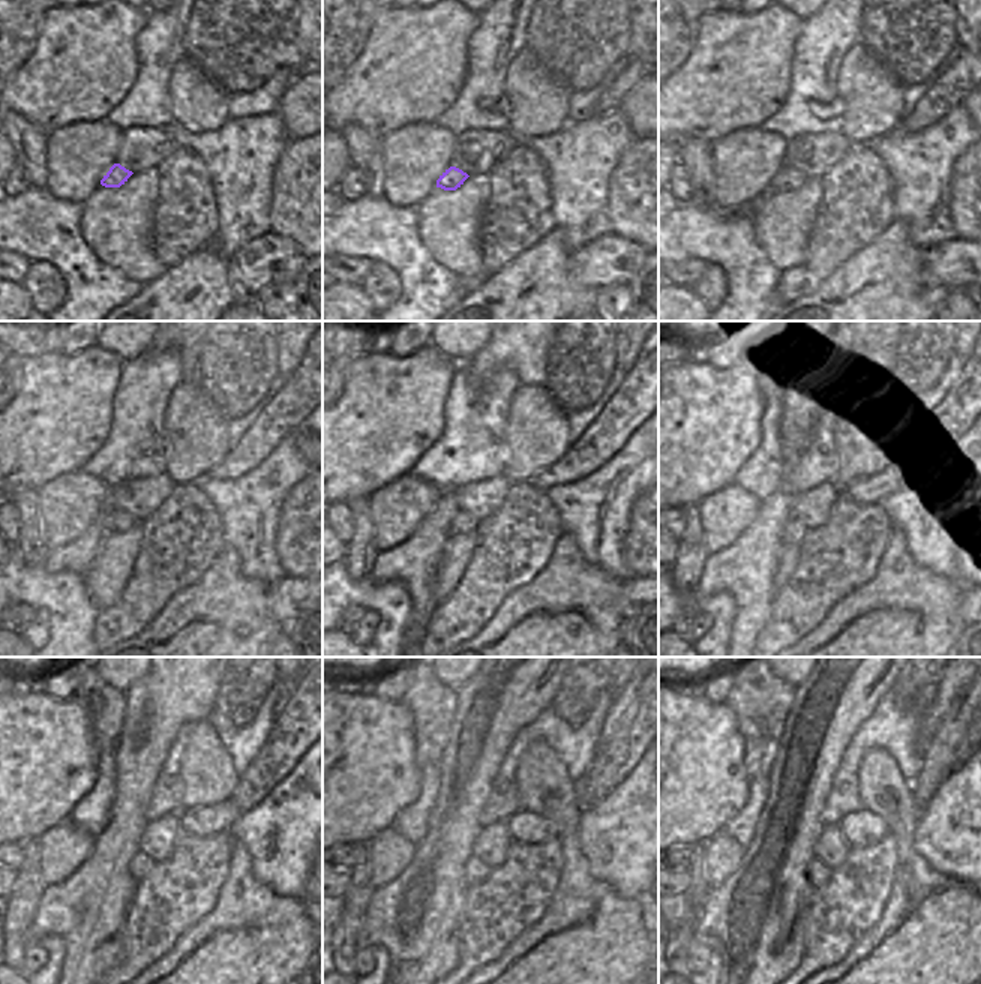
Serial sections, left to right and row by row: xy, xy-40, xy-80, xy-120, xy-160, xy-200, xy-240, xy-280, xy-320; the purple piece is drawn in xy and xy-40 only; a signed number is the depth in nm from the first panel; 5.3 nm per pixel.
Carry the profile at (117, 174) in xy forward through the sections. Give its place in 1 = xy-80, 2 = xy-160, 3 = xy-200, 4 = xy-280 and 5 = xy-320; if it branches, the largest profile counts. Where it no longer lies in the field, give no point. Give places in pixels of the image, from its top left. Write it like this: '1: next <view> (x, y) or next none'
1: next xy-80 (788, 179)
2: next xy-160 (462, 522)
3: next xy-200 (797, 527)
4: next xy-280 (474, 870)
5: next xy-320 (816, 873)

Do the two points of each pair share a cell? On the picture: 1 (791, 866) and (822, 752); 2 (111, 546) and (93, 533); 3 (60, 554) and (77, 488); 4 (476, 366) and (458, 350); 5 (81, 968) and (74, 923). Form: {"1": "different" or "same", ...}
{"1": "same", "2": "different", "3": "different", "4": "different", "5": "same"}

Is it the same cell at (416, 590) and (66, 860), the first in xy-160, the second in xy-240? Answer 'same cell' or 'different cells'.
different cells

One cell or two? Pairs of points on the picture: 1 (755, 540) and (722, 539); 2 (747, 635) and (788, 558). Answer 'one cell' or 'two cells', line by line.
1: two cells
2: two cells

